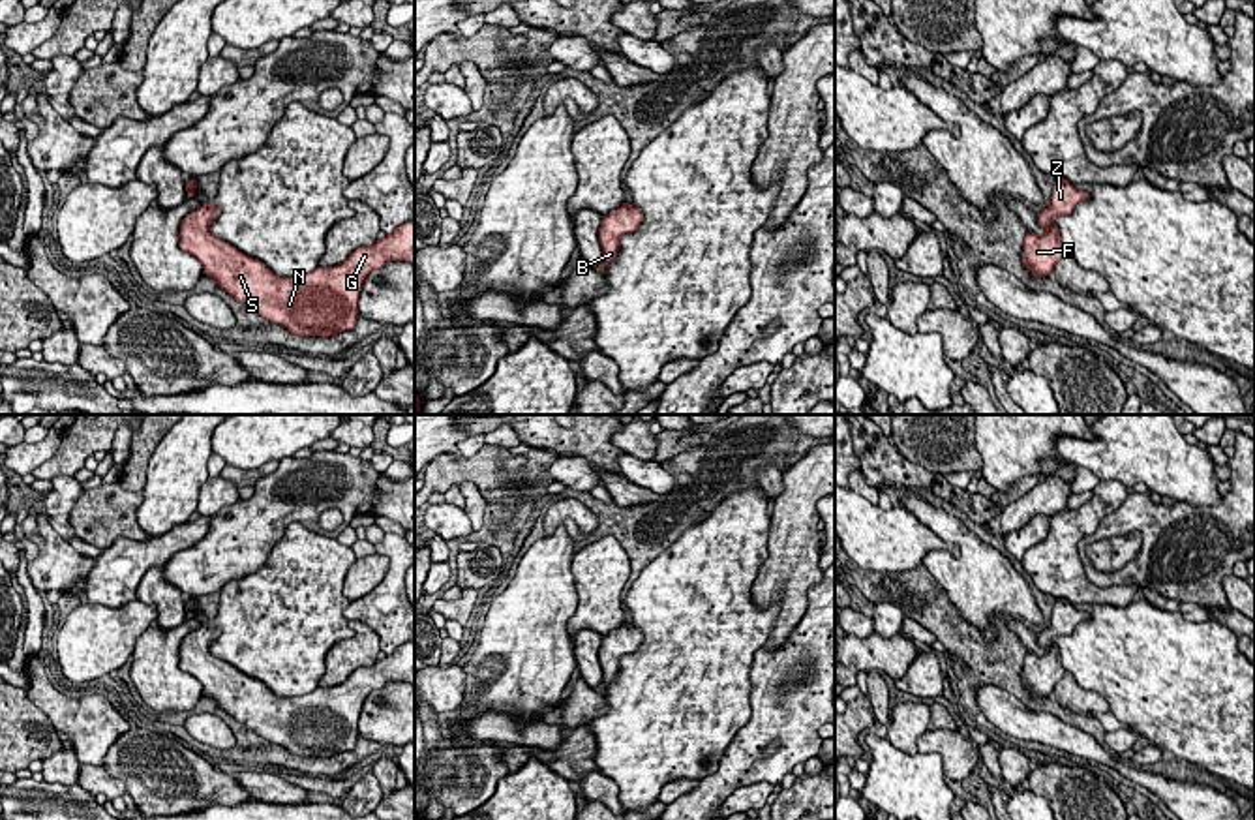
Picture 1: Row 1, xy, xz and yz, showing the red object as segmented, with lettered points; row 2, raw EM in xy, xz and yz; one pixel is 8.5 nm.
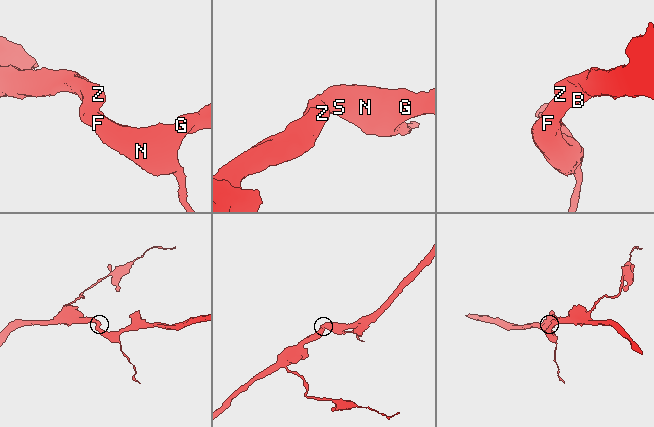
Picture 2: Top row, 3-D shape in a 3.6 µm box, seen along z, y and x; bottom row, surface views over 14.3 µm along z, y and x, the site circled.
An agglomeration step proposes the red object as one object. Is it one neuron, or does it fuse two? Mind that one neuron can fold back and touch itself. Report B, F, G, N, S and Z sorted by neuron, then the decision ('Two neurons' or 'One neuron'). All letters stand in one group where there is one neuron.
Groups: B F G N S Z. One neuron

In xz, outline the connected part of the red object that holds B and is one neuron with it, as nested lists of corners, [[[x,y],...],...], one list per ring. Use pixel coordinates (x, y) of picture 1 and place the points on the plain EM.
[[[628,621],[623,623],[615,632],[602,636],[598,647],[598,662],[602,668],[602,681],[597,687],[598,692],[604,692],[612,685],[619,674],[619,661],[625,655],[634,653],[640,647],[642,640],[642,630]]]

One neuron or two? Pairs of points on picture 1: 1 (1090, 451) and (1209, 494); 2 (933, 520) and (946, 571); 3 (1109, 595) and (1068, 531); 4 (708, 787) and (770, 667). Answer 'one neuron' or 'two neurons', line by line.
1: one neuron
2: one neuron
3: one neuron
4: one neuron

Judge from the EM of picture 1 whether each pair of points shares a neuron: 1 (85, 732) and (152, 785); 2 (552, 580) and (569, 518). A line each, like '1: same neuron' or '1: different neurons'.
1: different neurons
2: different neurons

